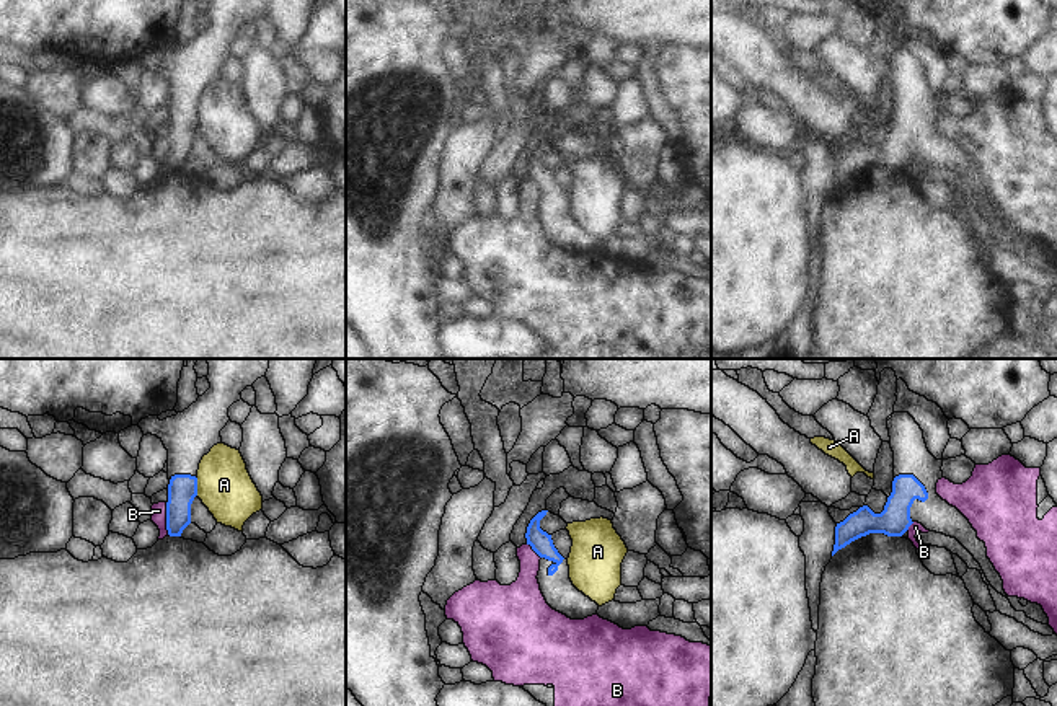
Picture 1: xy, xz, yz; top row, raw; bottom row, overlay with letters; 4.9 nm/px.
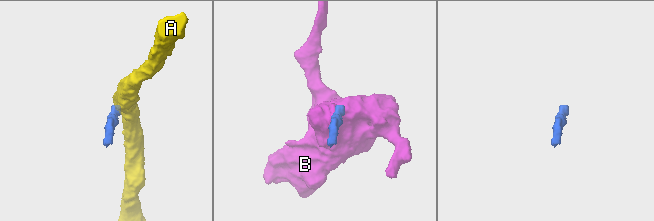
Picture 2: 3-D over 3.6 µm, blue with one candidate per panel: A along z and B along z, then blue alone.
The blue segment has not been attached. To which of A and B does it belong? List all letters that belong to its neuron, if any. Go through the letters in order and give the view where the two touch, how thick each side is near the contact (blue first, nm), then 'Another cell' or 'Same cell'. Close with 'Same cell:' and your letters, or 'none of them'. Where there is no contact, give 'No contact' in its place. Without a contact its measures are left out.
A: Touches blue in xy. Thickness 140 nm (blue) against 280 nm. Another cell
B: Touches blue in xy. Thickness 140 nm (blue) against 80 nm. Another cell
Same cell: none of them.

